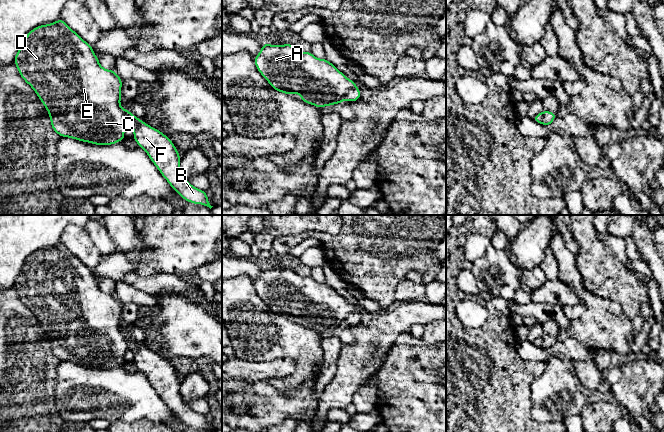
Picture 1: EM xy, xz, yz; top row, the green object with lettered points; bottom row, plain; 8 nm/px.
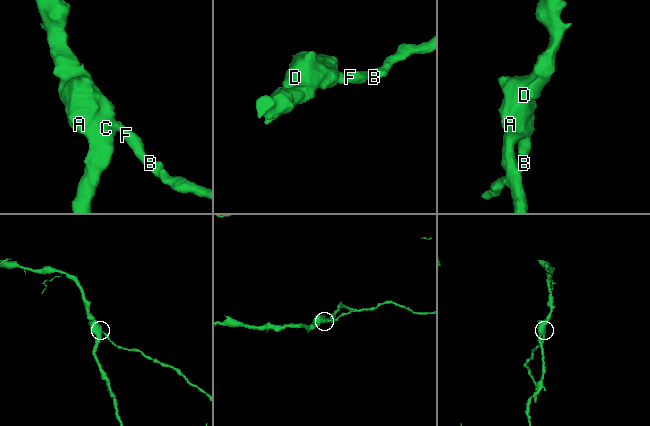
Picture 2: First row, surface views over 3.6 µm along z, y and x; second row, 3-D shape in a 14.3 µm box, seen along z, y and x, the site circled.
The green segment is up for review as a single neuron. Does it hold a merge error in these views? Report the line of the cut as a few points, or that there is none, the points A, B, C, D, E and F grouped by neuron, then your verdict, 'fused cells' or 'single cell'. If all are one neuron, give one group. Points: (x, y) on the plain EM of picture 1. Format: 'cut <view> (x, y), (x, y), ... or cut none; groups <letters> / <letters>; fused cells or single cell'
cut xy (125, 335), (128, 341), (128, 348); groups A C D E / B F; fused cells

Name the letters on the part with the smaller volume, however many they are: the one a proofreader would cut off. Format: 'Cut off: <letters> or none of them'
Cut off: B, F

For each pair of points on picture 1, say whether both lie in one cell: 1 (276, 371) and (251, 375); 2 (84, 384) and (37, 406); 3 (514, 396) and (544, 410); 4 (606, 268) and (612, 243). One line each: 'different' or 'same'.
1: same
2: different
3: different
4: different

